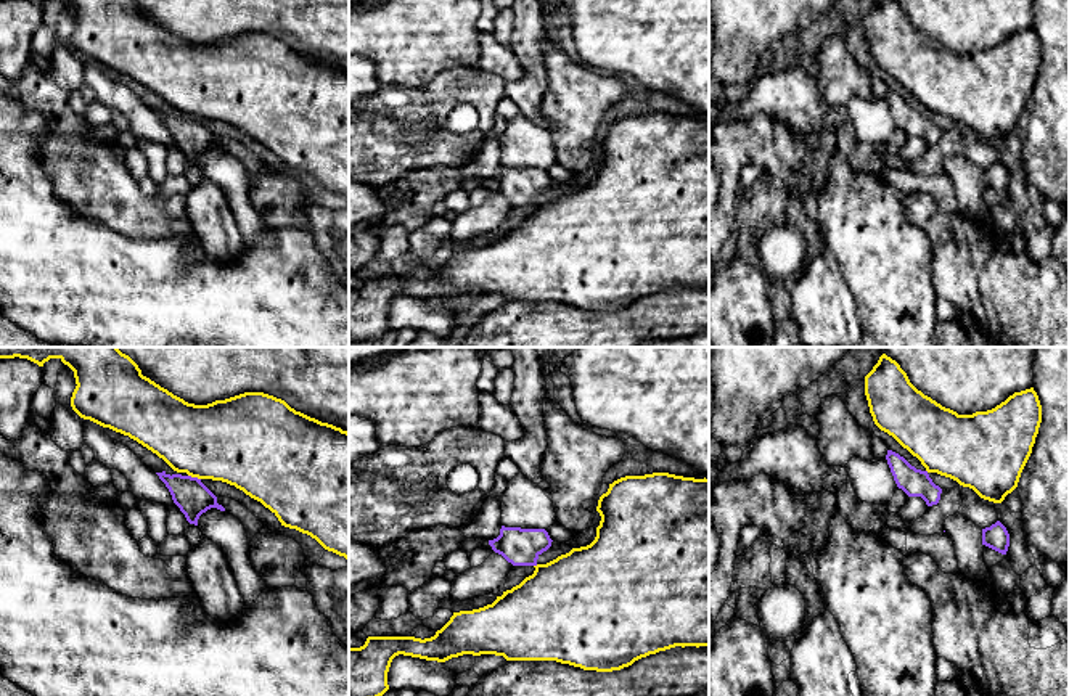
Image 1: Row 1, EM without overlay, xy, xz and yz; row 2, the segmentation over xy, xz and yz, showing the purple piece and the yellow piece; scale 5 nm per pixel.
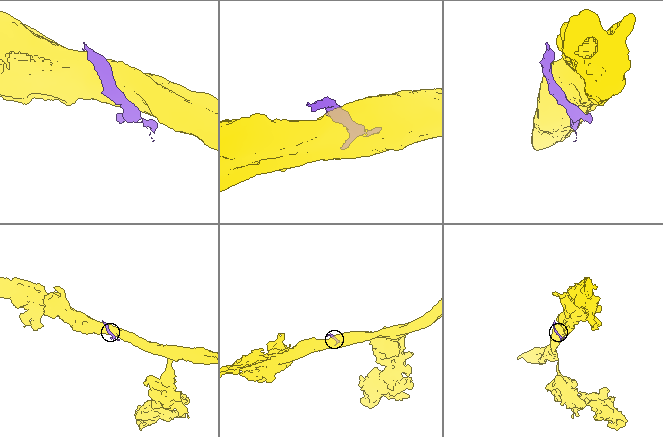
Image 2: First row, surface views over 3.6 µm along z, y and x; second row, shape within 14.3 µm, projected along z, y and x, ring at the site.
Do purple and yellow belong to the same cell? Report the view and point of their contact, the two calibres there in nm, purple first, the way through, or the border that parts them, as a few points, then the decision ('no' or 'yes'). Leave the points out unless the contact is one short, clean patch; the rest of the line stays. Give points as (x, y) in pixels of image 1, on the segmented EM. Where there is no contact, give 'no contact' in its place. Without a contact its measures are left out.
meets purple in xy at (195, 478); 170 nm thick on the purple side, 400 nm on the other; border along xy (188, 474), (200, 479); no

